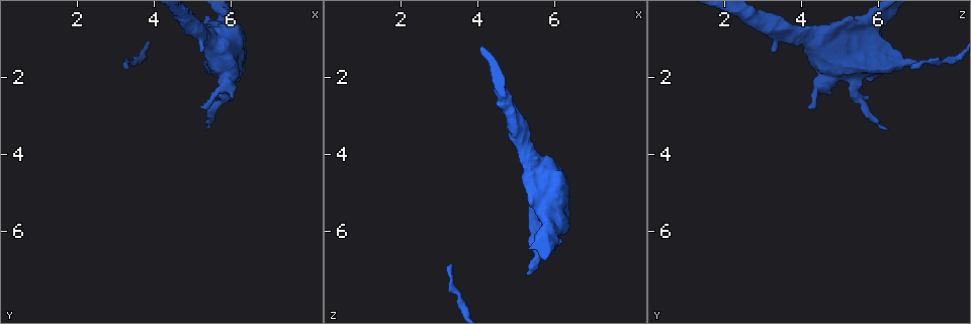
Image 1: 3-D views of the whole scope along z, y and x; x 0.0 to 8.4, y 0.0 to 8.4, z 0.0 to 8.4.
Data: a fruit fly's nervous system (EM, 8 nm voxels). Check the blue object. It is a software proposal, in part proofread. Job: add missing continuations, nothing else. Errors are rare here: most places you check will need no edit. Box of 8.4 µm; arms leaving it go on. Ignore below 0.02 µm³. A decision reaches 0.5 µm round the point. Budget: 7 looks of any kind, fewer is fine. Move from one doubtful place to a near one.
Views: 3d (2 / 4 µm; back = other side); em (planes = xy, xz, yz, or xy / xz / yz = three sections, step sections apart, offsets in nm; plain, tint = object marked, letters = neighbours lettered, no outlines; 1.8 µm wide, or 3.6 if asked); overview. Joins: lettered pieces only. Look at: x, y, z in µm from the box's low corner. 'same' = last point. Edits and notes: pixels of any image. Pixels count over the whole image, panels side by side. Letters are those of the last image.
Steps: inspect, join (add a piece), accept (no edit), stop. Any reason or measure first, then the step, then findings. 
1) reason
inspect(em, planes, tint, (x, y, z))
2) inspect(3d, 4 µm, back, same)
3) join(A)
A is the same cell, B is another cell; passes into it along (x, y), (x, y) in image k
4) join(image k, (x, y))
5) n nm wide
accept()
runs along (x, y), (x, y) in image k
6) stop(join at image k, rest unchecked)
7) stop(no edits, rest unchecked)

inspect(em, planes, letters, (5.40, 3.30, 6.25))

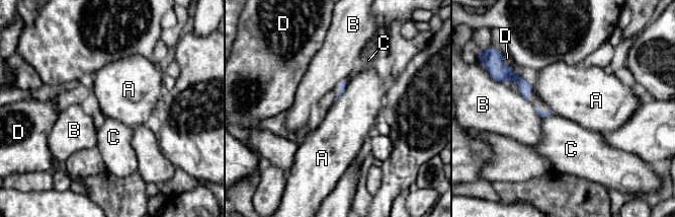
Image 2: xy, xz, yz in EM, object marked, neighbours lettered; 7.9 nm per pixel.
A touches over 180 nm
accept()
A, B, C and D are other cells; no lettered piece goes on from it

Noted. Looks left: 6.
branch stops here
inspect(3d, 4 µm, (5.25, 2.80, 4.35))

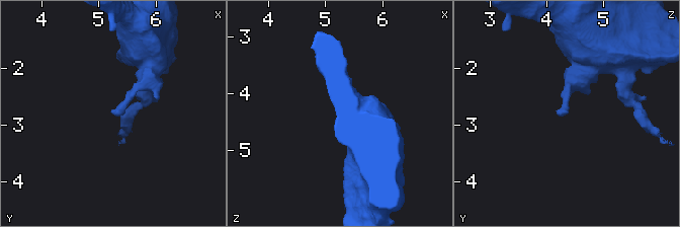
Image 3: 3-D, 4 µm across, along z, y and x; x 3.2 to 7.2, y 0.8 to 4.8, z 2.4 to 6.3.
now the EM
inspect(em, planes, letters, (5.20, 2.75, 4.30))

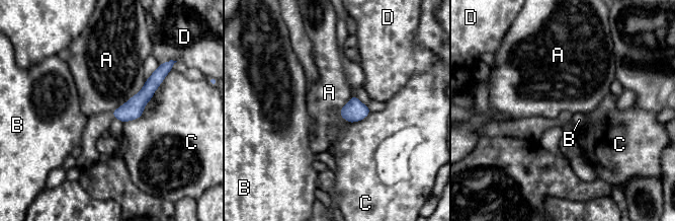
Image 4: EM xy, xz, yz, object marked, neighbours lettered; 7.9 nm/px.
160 nm wide
accept()
A, B, C and D are other cells; border along (145, 81), (136, 93), (112, 112) in image 4; none of them fits

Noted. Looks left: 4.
branch stops here
inspect(em, planes, letters, (5.25, 1.30, 3.25))

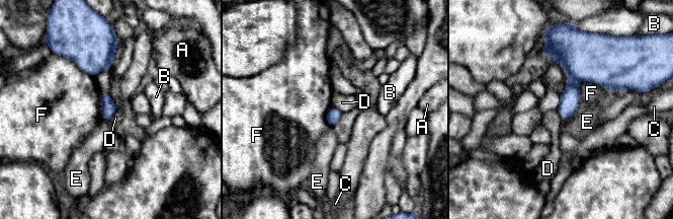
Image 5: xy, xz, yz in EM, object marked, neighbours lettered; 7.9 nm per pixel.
accept()
A, B, C, D, E and F are other cells; border along (116, 107), (107, 121) in image 5; no lettered piece goes on from it

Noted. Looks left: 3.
stop(no edits, rest unchecked)

